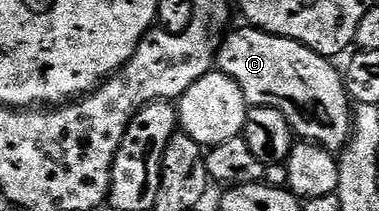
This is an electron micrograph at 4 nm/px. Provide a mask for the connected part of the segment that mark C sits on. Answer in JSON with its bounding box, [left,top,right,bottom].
[215,27,354,150]

